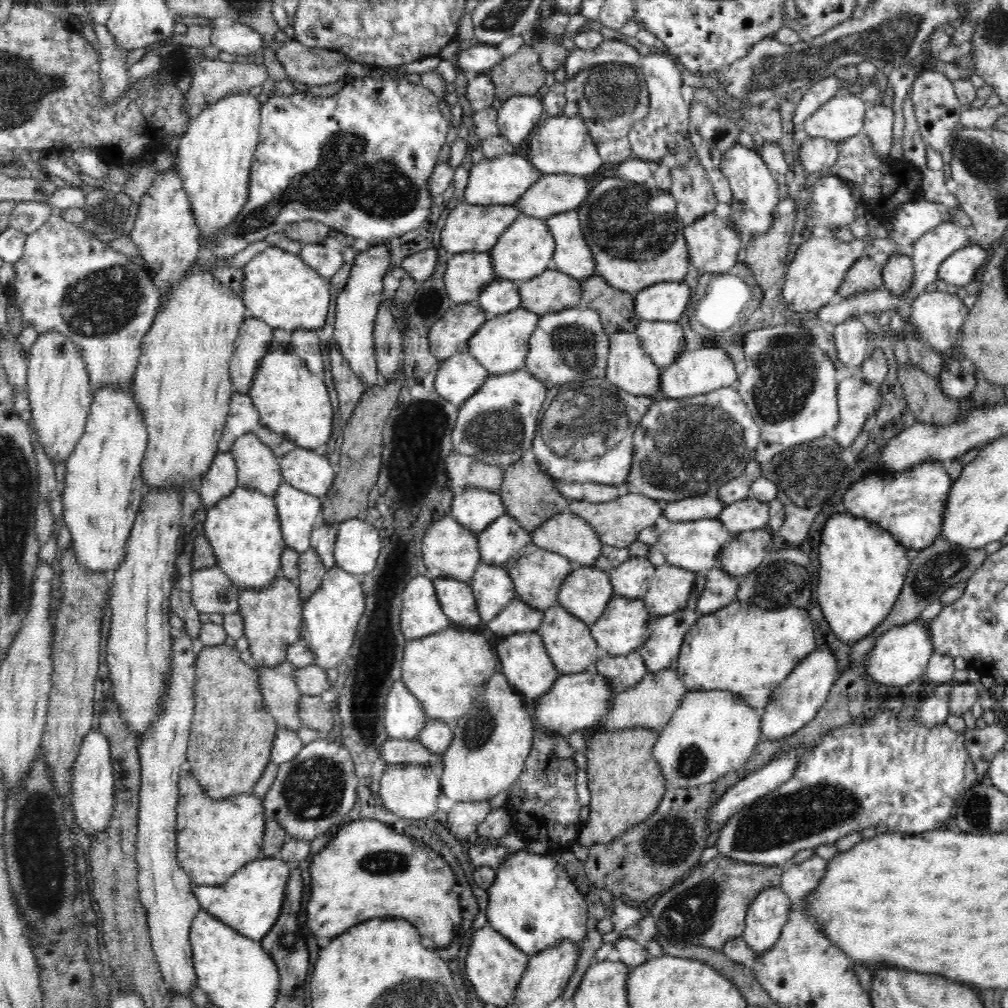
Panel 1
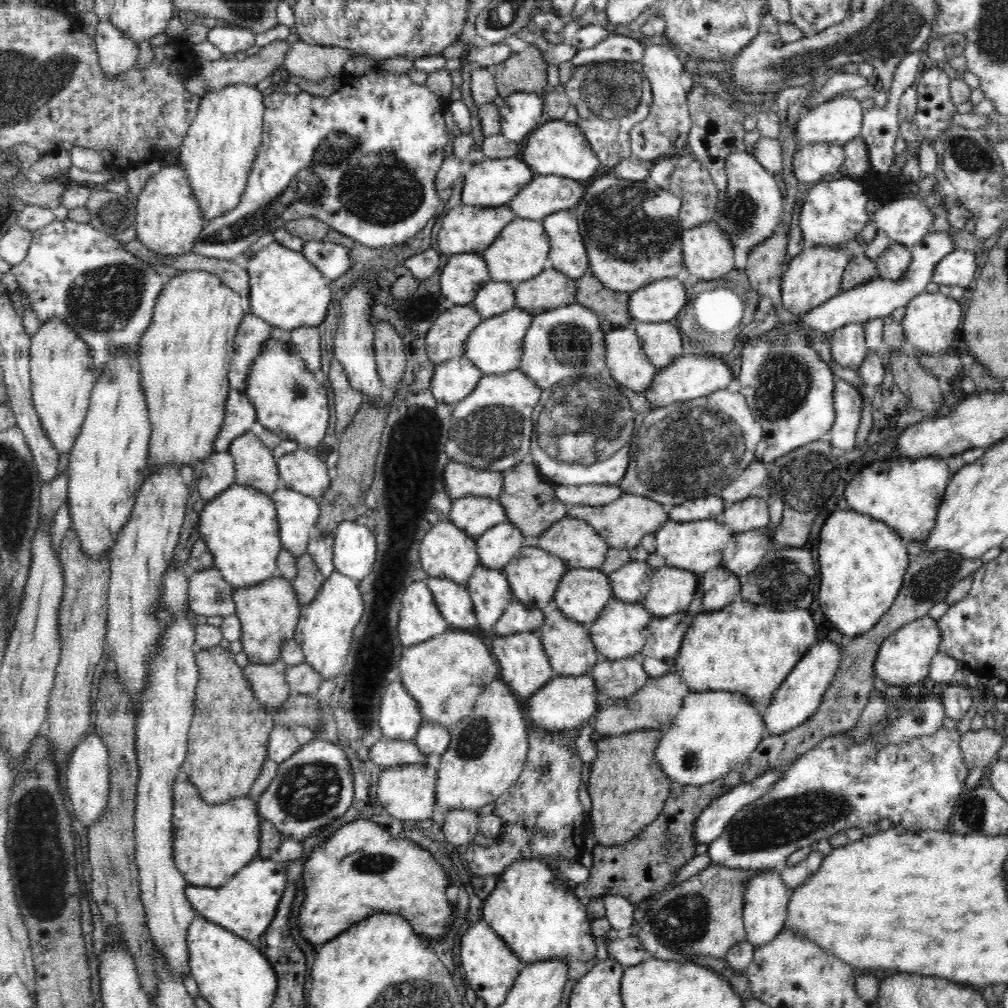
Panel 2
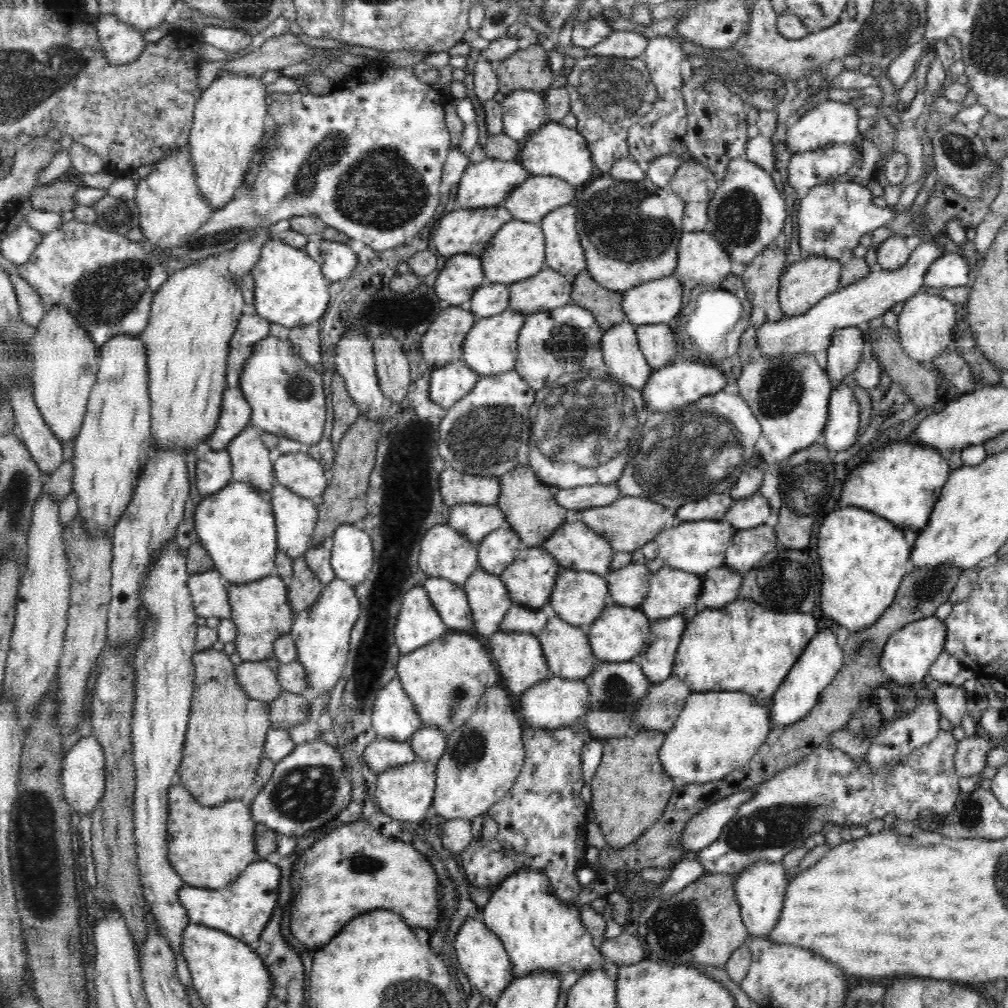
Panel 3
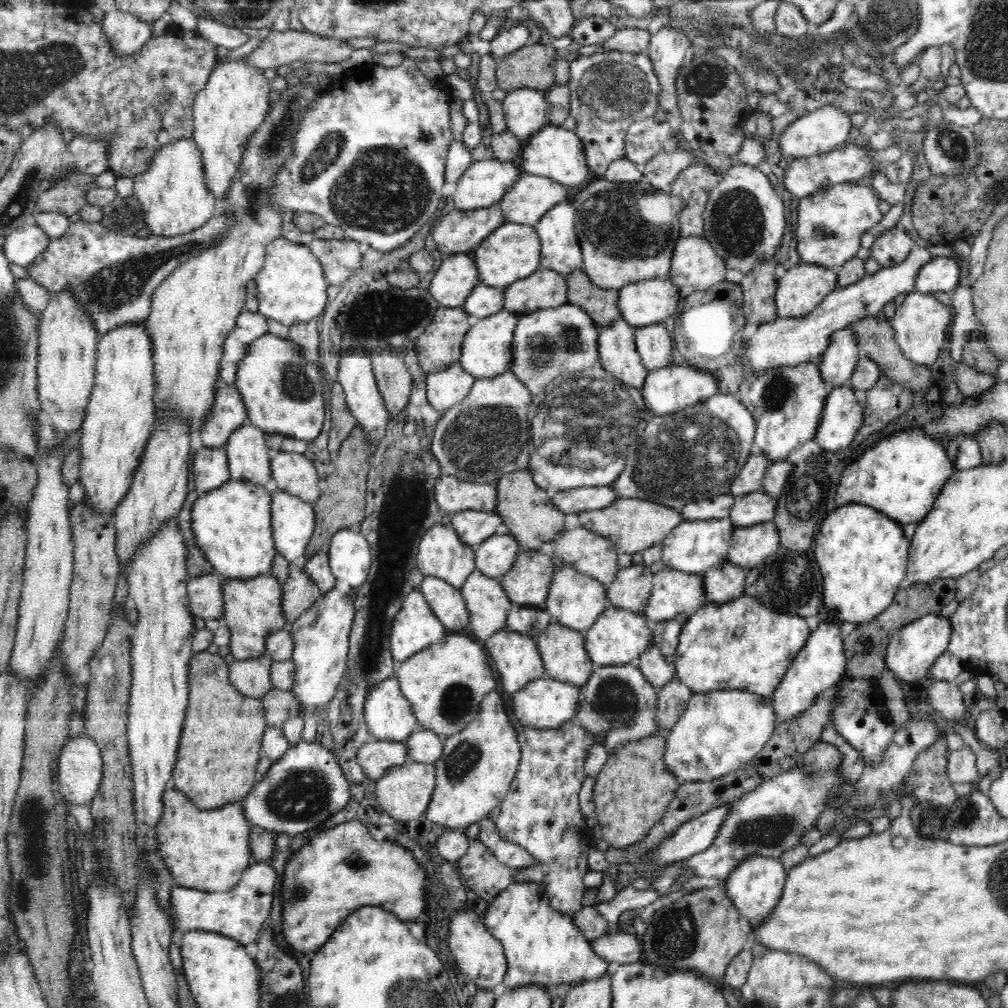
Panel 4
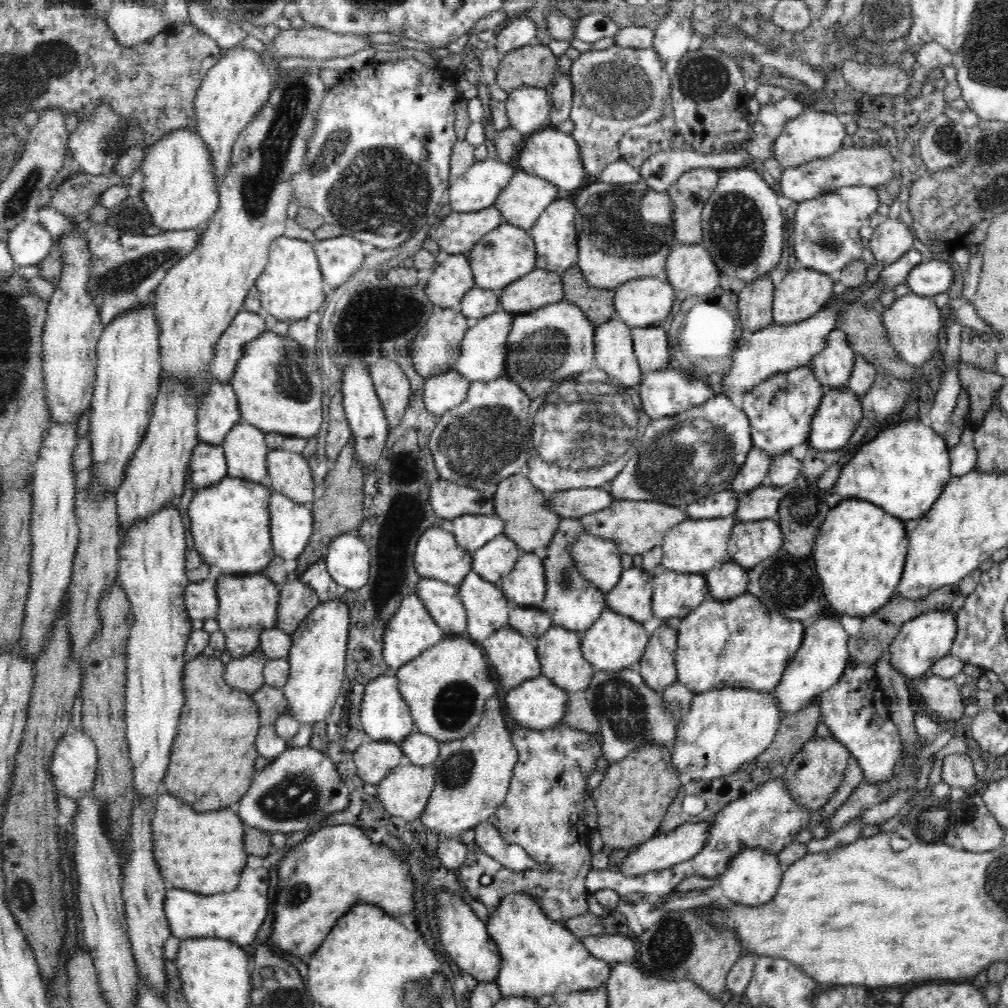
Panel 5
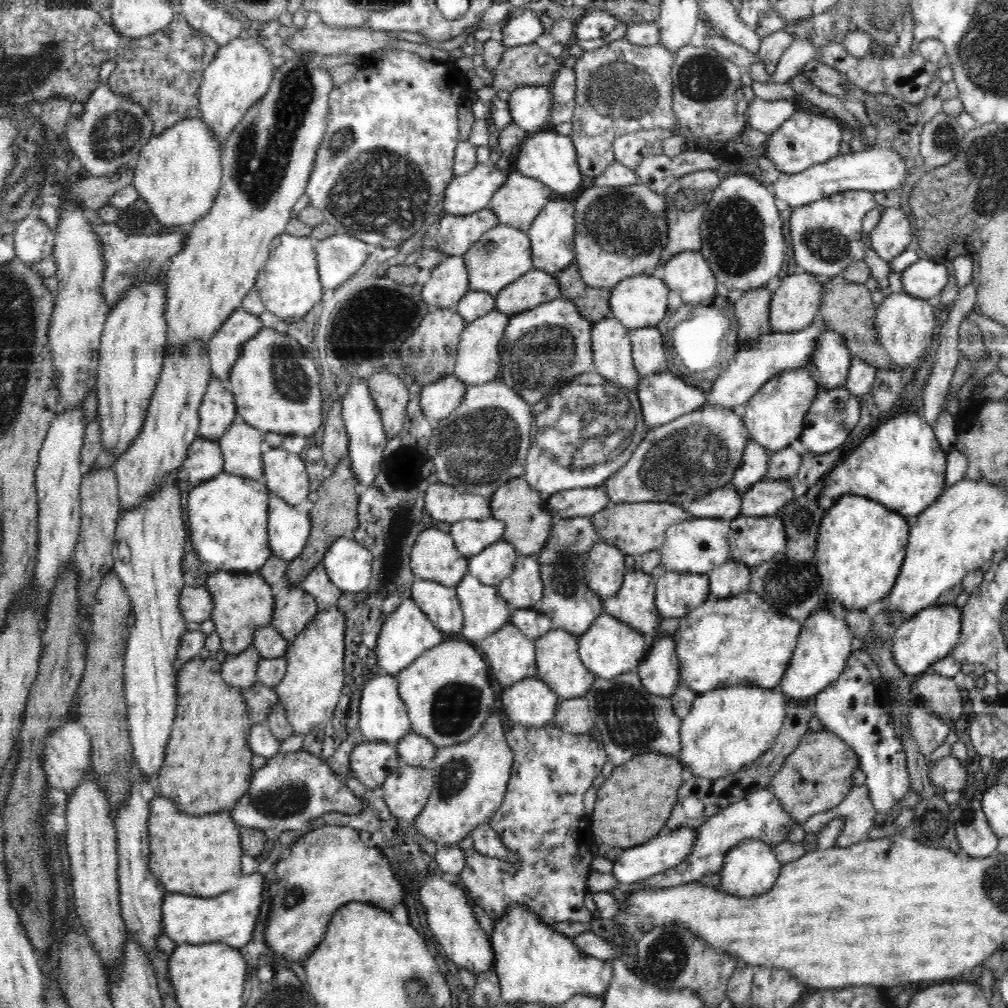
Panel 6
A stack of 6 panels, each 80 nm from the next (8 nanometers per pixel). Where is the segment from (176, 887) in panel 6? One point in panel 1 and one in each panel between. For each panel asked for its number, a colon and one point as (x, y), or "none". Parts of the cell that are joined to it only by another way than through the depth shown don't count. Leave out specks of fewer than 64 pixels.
1: (216, 838)
2: (212, 842)
3: (208, 847)
4: (207, 850)
5: (203, 852)

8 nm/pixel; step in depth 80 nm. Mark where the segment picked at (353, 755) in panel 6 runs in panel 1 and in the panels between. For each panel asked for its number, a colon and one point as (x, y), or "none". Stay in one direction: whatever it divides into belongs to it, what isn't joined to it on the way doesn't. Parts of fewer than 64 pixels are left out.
1: (395, 751)
2: (387, 753)
3: (382, 754)
4: (376, 757)
5: (374, 760)

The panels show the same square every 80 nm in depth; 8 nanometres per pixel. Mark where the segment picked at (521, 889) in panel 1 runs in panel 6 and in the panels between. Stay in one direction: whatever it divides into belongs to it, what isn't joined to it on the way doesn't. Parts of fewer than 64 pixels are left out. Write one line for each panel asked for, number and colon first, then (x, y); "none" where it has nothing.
2: (538, 919)
3: (539, 932)
4: (542, 947)
5: (540, 956)
6: (533, 963)

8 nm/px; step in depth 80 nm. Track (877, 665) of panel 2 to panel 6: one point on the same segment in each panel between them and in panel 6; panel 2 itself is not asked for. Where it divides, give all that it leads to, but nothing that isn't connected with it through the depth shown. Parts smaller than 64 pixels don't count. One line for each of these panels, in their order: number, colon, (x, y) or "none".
3: (911, 650)
4: (912, 650)
5: (922, 641)
6: (919, 642)

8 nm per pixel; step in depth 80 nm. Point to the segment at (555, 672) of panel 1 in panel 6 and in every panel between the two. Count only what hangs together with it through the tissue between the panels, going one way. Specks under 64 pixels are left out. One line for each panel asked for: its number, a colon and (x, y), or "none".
2: (525, 668)
3: (521, 664)
4: (517, 658)
5: (514, 656)
6: (510, 654)

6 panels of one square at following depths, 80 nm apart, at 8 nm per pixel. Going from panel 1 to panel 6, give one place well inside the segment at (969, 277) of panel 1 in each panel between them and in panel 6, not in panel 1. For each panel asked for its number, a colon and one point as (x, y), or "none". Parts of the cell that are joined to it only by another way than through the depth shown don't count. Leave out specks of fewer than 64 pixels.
2: (959, 267)
3: (949, 270)
4: (941, 274)
5: (927, 279)
6: (924, 278)

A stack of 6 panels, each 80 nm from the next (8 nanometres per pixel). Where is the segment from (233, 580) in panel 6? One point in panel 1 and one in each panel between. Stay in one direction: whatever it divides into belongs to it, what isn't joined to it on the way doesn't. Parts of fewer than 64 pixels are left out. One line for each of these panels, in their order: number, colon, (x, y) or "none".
1: (273, 616)
2: (269, 612)
3: (260, 610)
4: (252, 610)
5: (248, 604)

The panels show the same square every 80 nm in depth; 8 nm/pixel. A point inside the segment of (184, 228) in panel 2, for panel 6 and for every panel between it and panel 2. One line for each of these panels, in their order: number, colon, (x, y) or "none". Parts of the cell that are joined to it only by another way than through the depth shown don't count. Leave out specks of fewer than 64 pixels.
3: (172, 208)
4: (172, 191)
5: (176, 181)
6: (179, 172)

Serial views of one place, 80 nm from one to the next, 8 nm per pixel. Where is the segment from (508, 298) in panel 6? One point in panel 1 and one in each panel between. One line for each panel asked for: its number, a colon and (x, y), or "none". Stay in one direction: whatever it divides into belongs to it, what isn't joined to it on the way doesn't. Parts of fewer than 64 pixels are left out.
1: (552, 290)
2: (550, 289)
3: (548, 289)
4: (545, 288)
5: (539, 288)

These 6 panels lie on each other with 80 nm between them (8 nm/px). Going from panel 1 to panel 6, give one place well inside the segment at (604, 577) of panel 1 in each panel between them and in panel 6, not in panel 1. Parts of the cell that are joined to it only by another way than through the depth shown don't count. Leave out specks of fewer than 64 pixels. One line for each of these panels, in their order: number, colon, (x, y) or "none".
2: (581, 596)
3: (578, 598)
4: (573, 600)
5: (566, 600)
6: (562, 558)

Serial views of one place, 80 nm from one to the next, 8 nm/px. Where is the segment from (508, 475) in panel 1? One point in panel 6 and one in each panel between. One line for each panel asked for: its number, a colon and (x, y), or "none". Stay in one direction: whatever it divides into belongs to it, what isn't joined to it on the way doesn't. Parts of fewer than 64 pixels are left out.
2: (529, 501)
3: (529, 506)
4: (527, 512)
5: (529, 521)
6: (527, 519)

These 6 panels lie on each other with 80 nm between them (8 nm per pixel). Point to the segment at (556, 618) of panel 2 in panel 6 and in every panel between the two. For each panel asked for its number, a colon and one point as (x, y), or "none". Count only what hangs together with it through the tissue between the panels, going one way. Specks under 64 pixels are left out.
3: (566, 648)
4: (565, 659)
5: (559, 650)
6: (558, 664)

